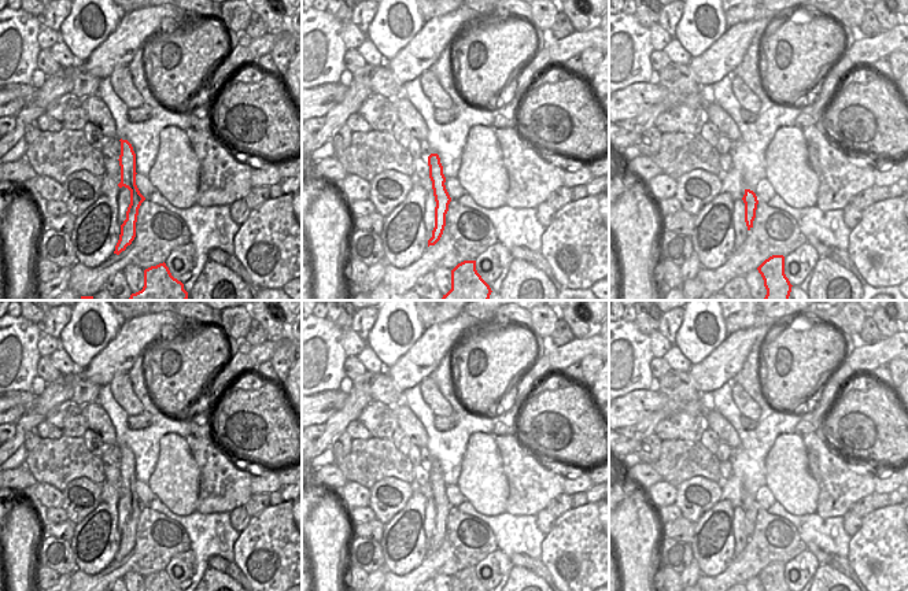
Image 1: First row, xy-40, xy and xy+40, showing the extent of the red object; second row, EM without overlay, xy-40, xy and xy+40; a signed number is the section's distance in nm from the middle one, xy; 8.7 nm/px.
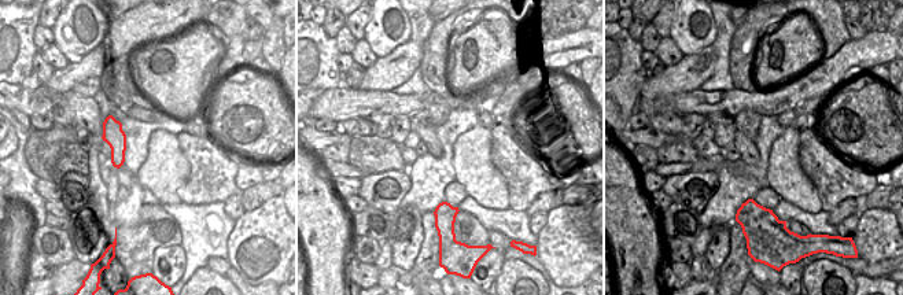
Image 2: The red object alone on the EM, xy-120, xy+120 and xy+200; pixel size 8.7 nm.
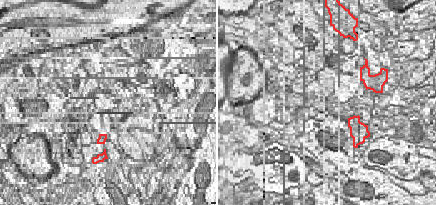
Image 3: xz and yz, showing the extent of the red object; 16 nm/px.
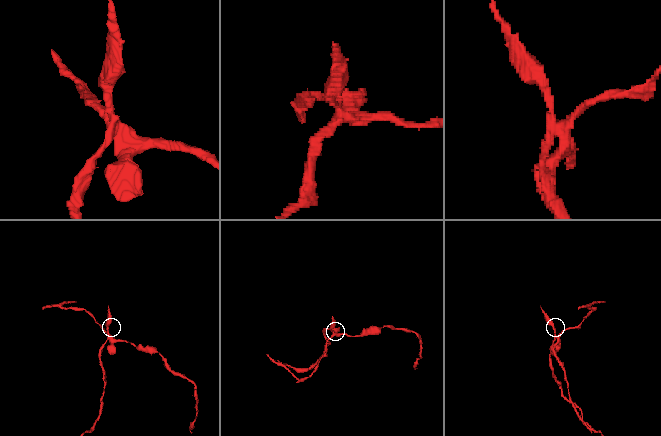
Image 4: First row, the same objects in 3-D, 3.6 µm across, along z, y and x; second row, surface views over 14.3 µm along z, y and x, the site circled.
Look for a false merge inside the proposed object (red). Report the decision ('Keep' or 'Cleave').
Cleave

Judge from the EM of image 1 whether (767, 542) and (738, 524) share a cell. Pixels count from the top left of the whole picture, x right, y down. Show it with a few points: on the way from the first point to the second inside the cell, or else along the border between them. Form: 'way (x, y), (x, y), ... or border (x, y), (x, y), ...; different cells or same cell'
border (749, 538), (745, 547), (734, 558); different cells

